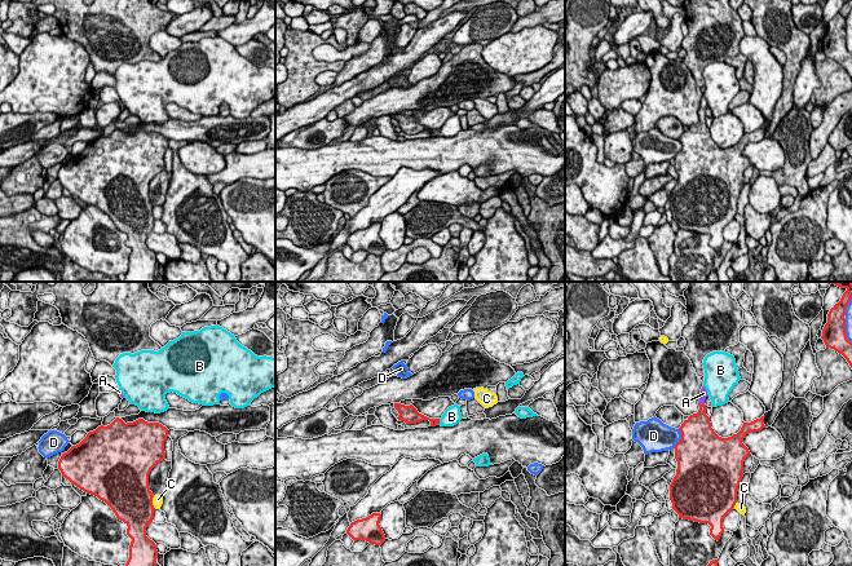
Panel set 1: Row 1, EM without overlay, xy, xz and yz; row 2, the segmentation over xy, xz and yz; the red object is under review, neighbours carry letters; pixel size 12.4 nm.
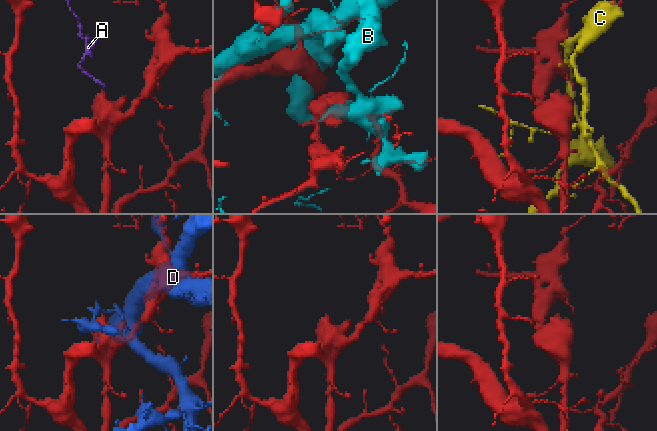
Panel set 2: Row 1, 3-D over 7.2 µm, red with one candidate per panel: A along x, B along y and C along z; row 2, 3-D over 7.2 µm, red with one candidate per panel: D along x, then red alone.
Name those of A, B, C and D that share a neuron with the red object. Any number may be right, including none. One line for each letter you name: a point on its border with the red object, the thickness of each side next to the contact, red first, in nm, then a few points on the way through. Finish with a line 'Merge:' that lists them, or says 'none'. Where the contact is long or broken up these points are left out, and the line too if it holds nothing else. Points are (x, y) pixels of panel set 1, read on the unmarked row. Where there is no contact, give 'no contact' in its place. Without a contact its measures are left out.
A: yz (701, 115) | 300/100 nm | across yz (698, 135), (701, 131), (701, 115), (703, 104)
Merge: A

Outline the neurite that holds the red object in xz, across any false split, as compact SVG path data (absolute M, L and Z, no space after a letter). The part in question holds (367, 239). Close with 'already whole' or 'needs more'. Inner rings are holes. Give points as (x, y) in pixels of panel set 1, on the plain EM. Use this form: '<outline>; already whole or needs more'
M380 224L357 230L350 234L346 244L354 251L366 251L370 255L381 256L385 252L385 246L379 235L381 229Z; already whole

